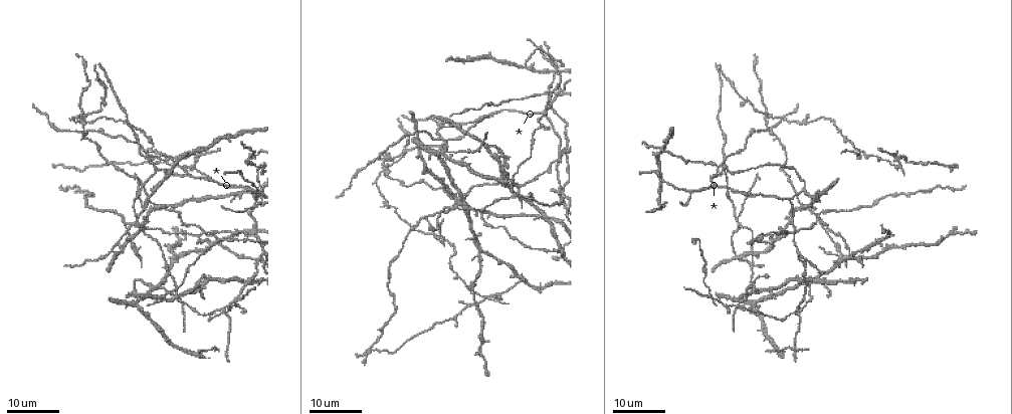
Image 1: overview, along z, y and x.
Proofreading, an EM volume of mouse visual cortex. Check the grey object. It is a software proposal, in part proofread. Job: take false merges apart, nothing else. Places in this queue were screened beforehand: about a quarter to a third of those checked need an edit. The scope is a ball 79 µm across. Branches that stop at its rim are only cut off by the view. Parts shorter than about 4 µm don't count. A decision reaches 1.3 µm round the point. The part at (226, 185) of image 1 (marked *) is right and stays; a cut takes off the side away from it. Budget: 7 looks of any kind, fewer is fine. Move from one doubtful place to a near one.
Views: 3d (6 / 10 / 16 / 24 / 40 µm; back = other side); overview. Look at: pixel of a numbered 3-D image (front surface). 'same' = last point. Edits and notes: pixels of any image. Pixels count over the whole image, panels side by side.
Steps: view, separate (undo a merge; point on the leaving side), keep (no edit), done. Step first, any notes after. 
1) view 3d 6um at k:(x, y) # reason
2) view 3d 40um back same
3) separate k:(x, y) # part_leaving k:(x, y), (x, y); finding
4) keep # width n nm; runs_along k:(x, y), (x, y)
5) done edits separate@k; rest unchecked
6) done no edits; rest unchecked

view 3d 16um at 1:(84, 116) # branch point

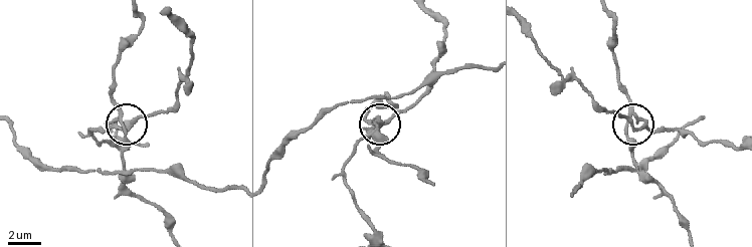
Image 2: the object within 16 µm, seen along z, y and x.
view 3d 10um at 2:(626, 131)

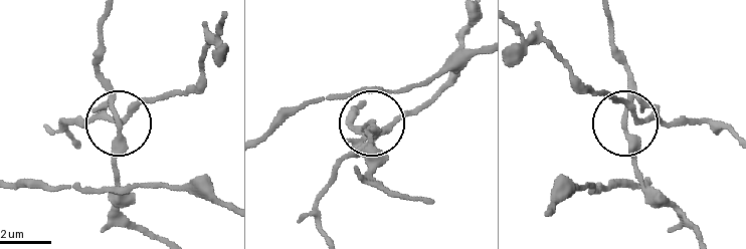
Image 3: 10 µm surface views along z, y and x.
view 3d 6um at 3:(116, 121) # zoom in

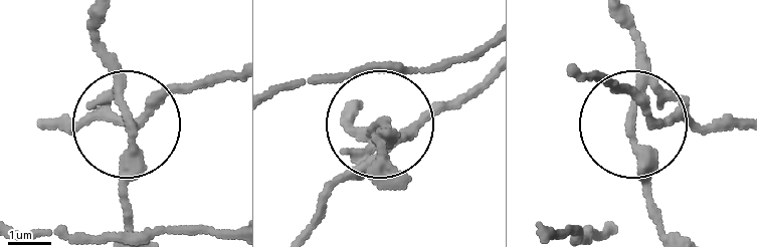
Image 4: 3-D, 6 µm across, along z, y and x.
separate 4:(81, 125) # side_arm 82 um; part_leaving 4:(367, 152), (316, 224); two neurons meet here

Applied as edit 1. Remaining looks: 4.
view overview # see it whole again

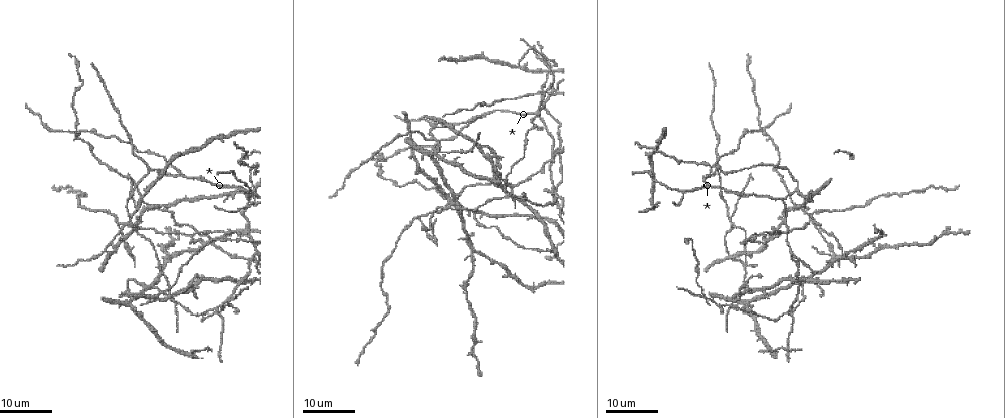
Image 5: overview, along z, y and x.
view 3d 16um at 5:(74, 188) # thin neck

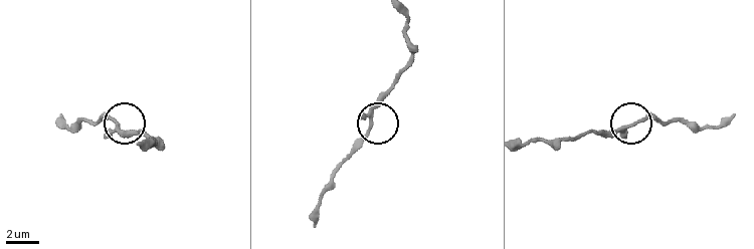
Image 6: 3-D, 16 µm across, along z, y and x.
view 3d 10um at 6:(369, 124)

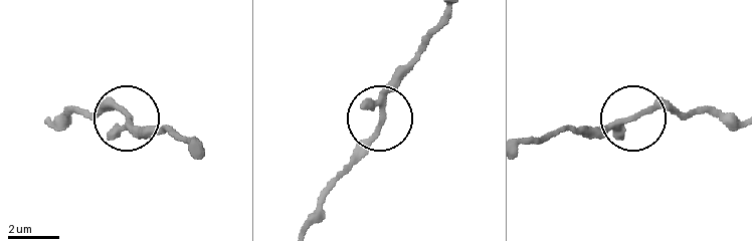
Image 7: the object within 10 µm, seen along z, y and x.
keep # arms 3; runs_along 7:(442, 9), (440, 28), (386, 99), (373, 132), (328, 182); one neuron here

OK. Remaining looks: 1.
done edits separate@4; rest unchecked

